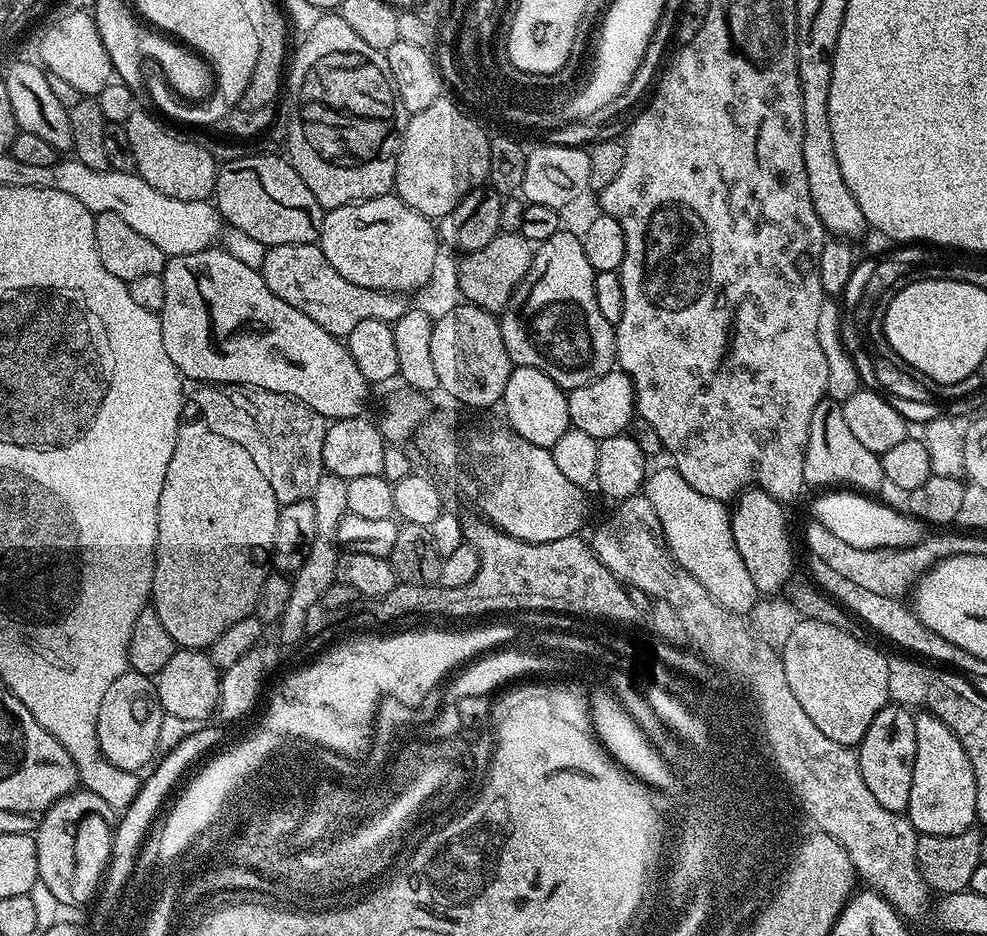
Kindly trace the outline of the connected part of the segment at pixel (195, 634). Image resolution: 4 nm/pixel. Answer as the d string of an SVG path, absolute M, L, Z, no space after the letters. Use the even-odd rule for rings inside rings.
M196 418L189 422L181 423L178 430L178 438L174 446L174 454L170 458L170 466L166 466L166 478L162 486L162 494L158 498L158 538L156 539L156 569L152 575L151 607L156 609L158 618L162 618L162 626L174 638L174 642L181 648L207 649L217 638L234 622L253 615L256 603L260 597L260 591L264 580L270 574L270 561L272 547L274 546L274 530L278 530L278 514L282 505L277 502L274 490L258 470L254 458L247 453L237 442L222 438L214 434L210 426L202 418Z

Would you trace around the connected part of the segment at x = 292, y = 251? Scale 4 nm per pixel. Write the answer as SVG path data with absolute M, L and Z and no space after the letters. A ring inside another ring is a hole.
M319 243L271 245L259 273L264 277L266 286L270 286L273 294L282 298L286 306L294 306L294 310L306 314L306 318L318 322L322 330L337 338L348 337L358 322L381 320L393 325L410 307L409 297L403 292L374 290L346 282L346 278L342 278L342 274L326 262L326 254L322 254Z

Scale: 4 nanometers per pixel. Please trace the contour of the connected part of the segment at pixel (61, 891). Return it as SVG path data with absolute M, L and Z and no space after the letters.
M77 790L62 797L48 807L48 811L39 817L34 833L36 838L36 853L38 854L38 880L46 884L47 889L61 900L70 900L72 863L75 862L74 842L77 824L82 822L88 813L96 813L107 817L109 808L98 794L87 790Z

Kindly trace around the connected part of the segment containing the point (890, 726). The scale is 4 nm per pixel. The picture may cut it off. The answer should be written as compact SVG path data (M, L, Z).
M888 703L885 708L874 714L874 722L866 730L858 745L862 778L886 806L886 810L907 813L910 802L910 786L914 782L914 758L916 757L916 716L911 707Z

